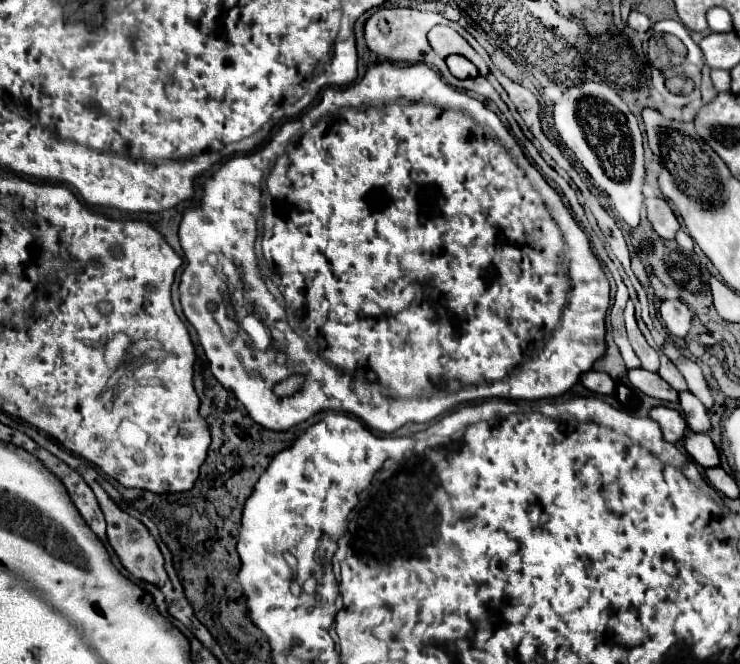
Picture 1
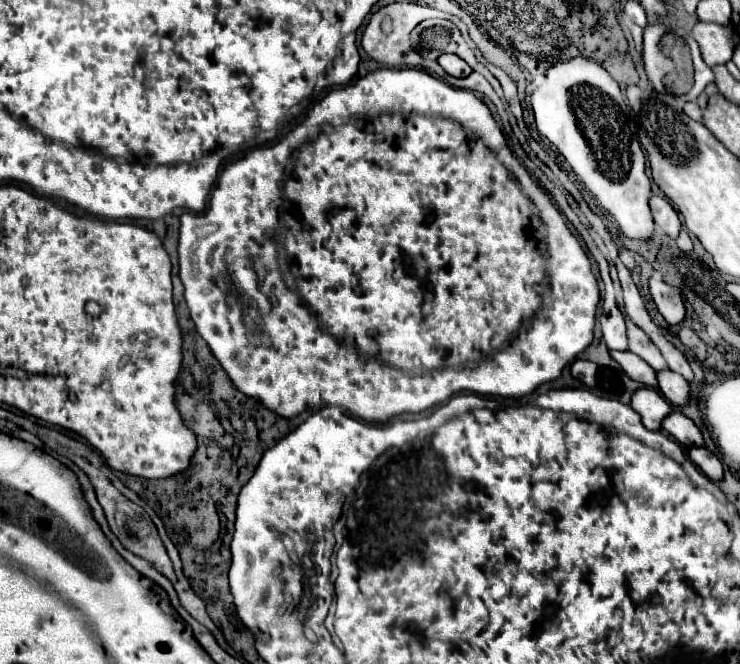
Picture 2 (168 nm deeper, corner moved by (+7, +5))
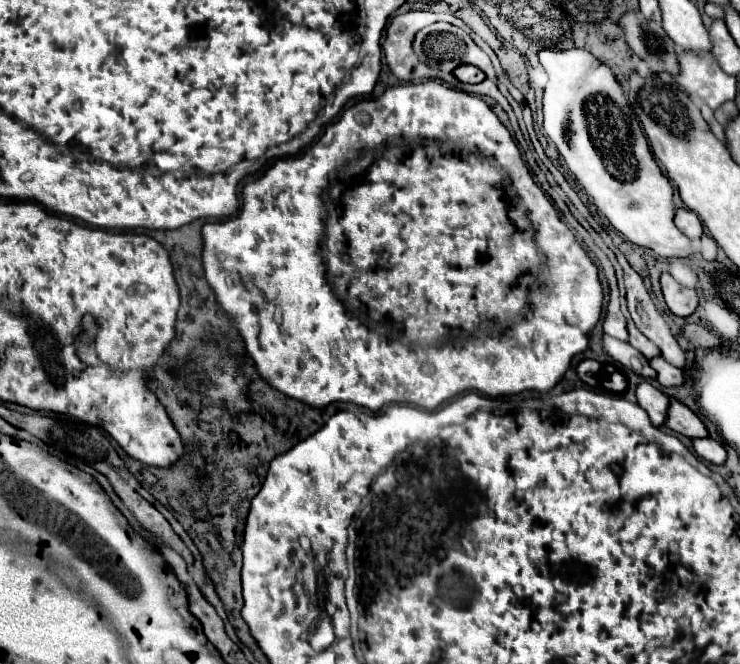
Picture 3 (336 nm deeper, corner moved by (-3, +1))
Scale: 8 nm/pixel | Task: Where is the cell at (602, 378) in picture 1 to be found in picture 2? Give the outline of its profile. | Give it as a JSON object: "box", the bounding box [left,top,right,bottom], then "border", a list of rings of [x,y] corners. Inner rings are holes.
{"box":[572,360,598,386],"border":[[[576,360],[572,364],[572,376],[576,380],[580,380],[582,384],[586,386],[596,386],[596,376],[598,376],[598,366],[594,362],[588,362],[588,360]]]}

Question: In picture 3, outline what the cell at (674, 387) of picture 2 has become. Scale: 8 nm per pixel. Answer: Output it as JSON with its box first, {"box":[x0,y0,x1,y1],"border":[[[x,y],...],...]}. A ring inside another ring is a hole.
{"box":[648,356,684,386],"border":[[[654,356],[648,360],[650,366],[656,370],[656,380],[662,386],[680,386],[684,384],[684,372],[670,362],[666,362],[662,356]]]}

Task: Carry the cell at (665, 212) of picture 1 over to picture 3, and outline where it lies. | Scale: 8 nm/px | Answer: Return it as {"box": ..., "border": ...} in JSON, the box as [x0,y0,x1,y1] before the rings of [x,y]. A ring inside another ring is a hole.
{"box":[676,208,704,242],"border":[[[686,208],[676,212],[676,226],[682,230],[682,234],[686,234],[694,242],[700,240],[700,236],[704,234],[704,226],[702,226],[700,218],[694,212],[686,210]]]}

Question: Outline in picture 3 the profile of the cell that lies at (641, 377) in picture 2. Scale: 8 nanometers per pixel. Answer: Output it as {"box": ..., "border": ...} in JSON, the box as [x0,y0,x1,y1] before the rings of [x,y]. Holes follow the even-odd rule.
{"box":[602,334,654,378],"border":[[[604,334],[602,336],[602,348],[622,366],[634,370],[636,374],[640,374],[644,378],[654,378],[654,370],[650,368],[648,360],[642,358],[642,354],[638,354],[638,350],[634,350],[628,342],[620,342],[618,338]]]}

